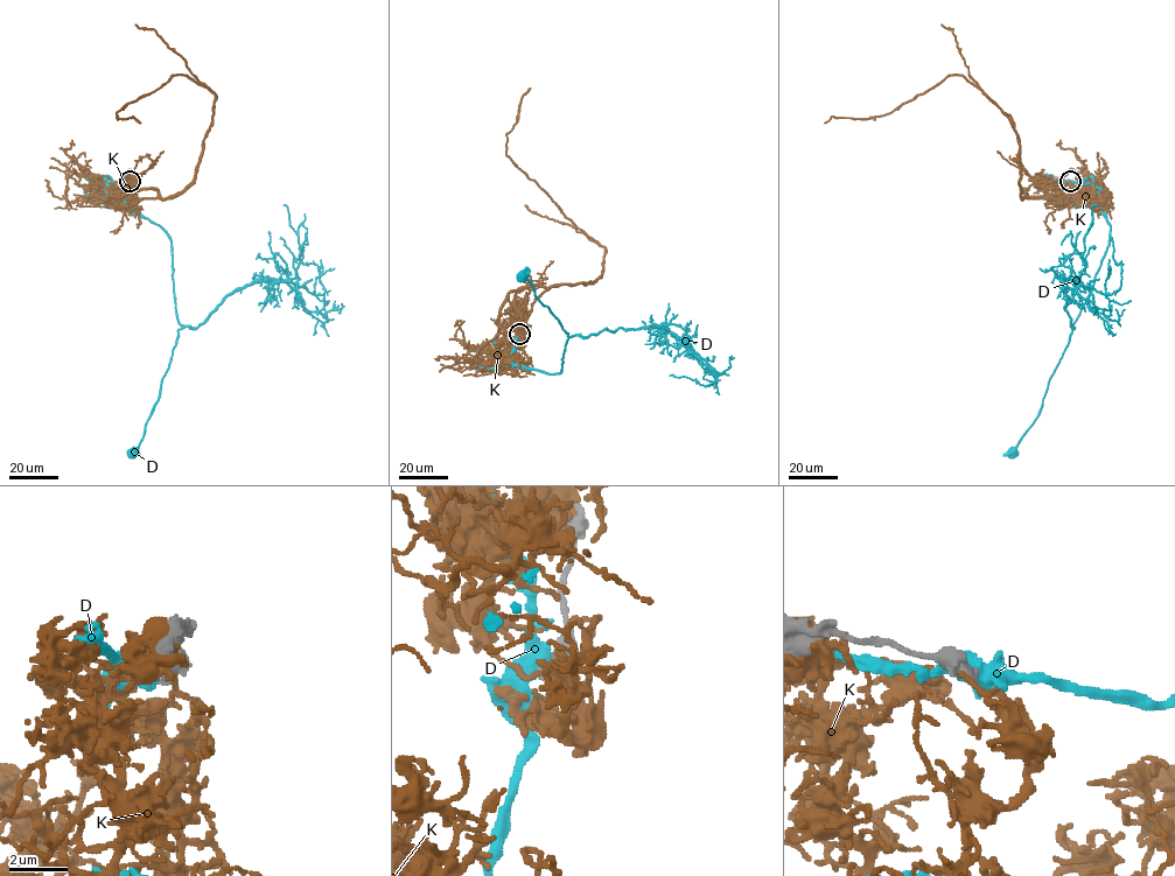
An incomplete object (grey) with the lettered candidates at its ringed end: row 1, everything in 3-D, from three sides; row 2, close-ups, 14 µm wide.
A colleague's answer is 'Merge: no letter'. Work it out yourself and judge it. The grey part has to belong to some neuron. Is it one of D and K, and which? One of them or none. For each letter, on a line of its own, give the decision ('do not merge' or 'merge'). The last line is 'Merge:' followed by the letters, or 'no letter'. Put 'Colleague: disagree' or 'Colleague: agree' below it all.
D: do not merge
K: do not merge
Merge: no letter
Colleague: agree

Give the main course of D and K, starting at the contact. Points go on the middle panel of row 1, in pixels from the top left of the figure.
D: (519, 333), (513, 363), (505, 362), (550, 375), (561, 372), (567, 340), (572, 336), (523, 277)
K: (522, 333), (545, 292), (593, 282), (602, 274), (605, 254), (506, 154), (506, 134), (530, 88)

